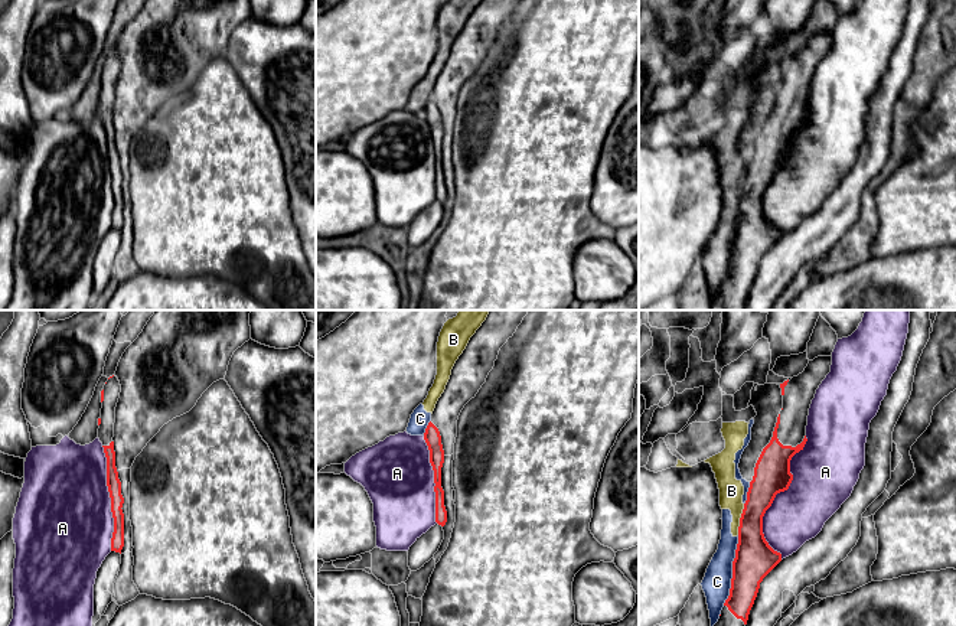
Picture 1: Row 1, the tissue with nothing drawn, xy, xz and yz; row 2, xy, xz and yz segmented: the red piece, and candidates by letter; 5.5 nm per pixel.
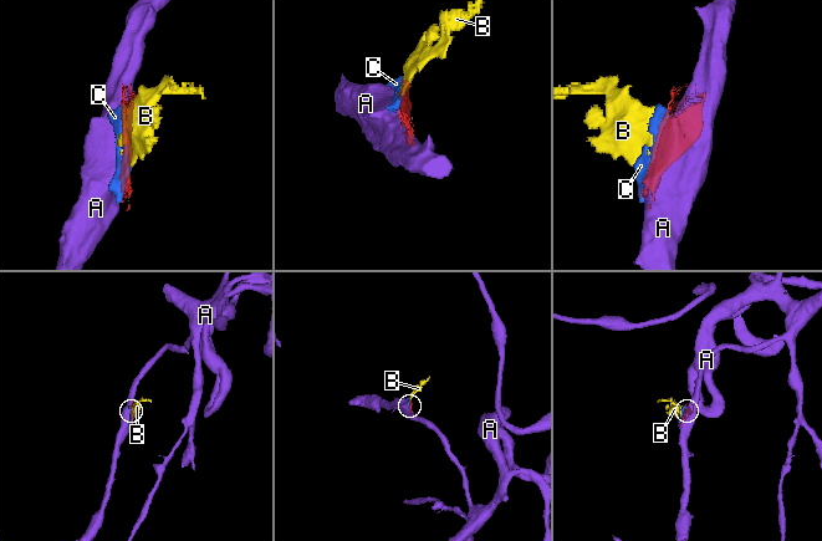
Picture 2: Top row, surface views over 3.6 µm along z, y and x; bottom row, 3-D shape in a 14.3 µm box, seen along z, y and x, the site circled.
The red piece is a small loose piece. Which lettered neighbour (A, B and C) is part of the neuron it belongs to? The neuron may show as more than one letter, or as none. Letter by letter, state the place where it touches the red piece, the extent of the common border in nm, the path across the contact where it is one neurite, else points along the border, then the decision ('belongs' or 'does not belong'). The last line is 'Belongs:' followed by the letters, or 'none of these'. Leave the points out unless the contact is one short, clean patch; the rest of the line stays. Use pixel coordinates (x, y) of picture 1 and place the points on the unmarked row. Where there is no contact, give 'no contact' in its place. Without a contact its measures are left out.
A: meets red in yz at (775, 173); contact 700 nm long; does not belong
B: meets red in yz at (740, 196); contact 180 nm long; border along yz (744, 181), (737, 211); does not belong
C: meets red in yz at (733, 247); contact 400 nm long; does not belong
Belongs: none of these

